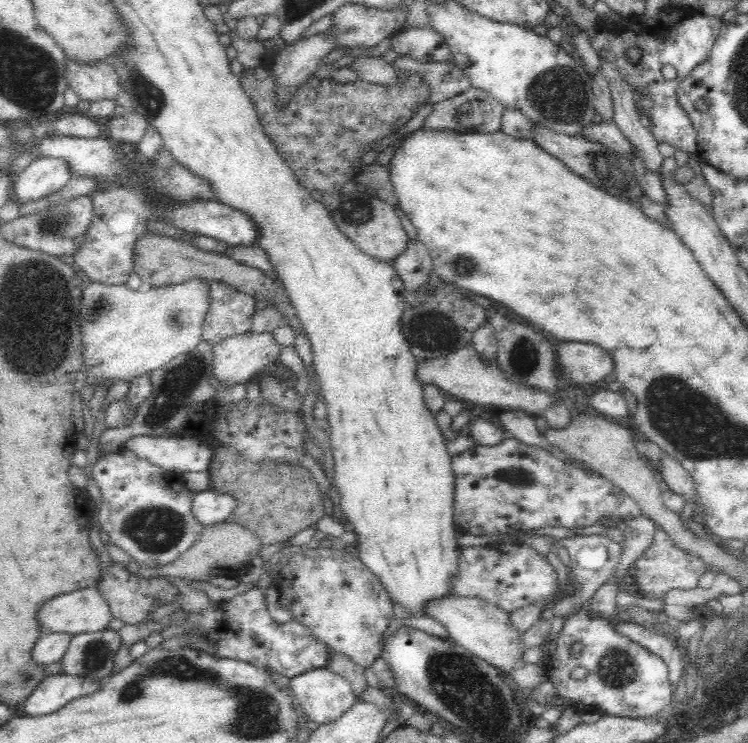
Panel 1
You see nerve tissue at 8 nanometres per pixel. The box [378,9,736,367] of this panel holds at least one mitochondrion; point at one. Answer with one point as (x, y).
(560, 94)

